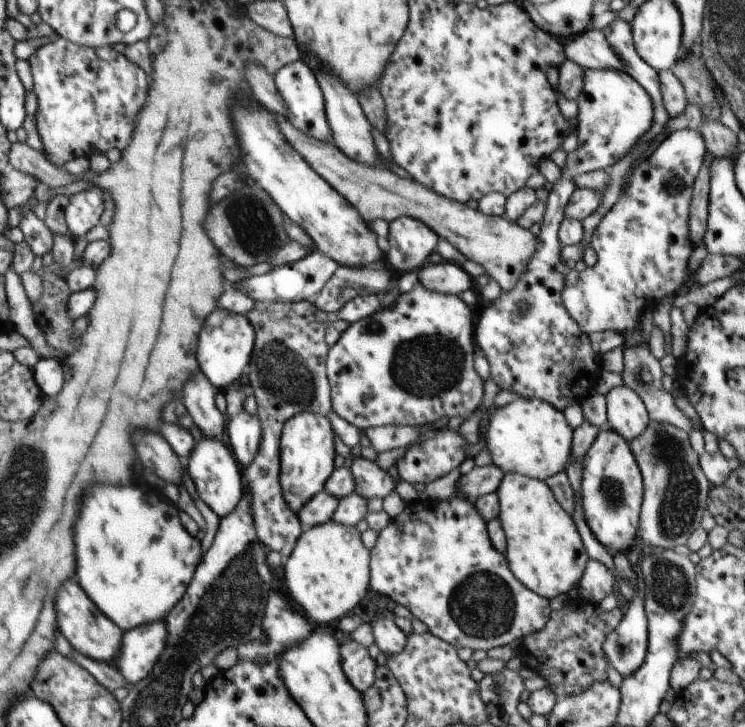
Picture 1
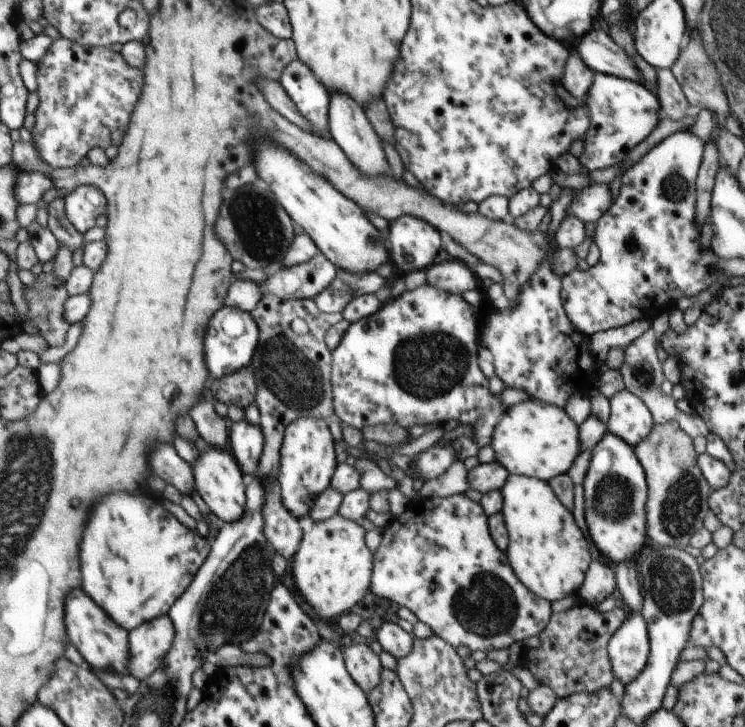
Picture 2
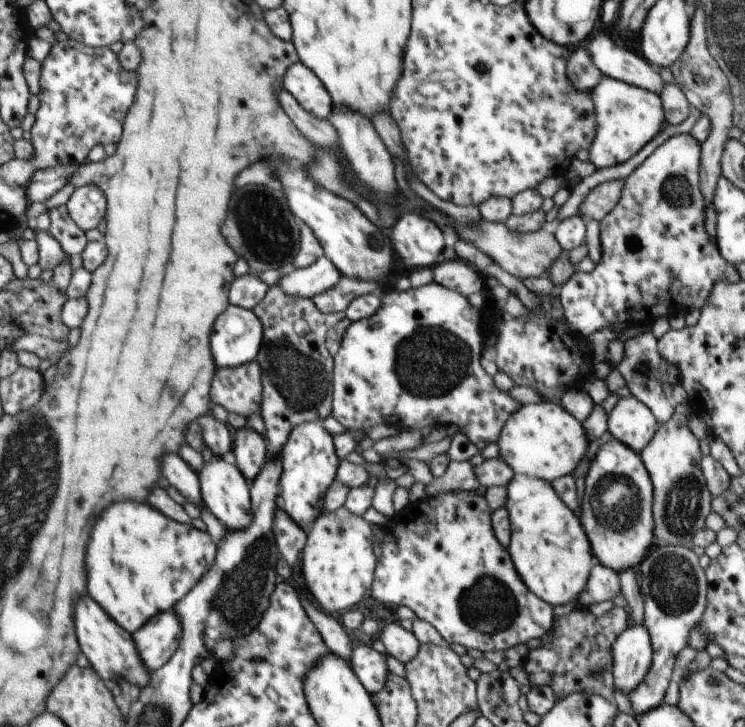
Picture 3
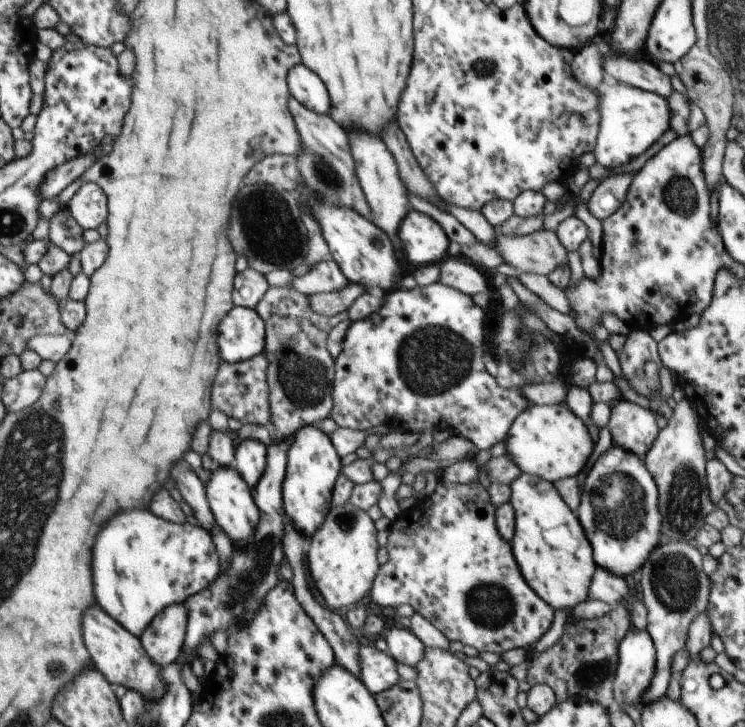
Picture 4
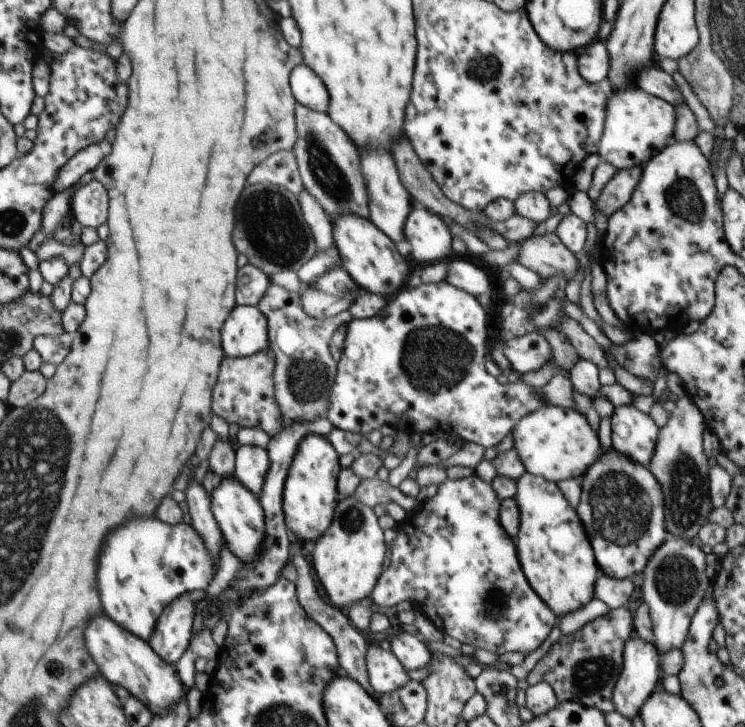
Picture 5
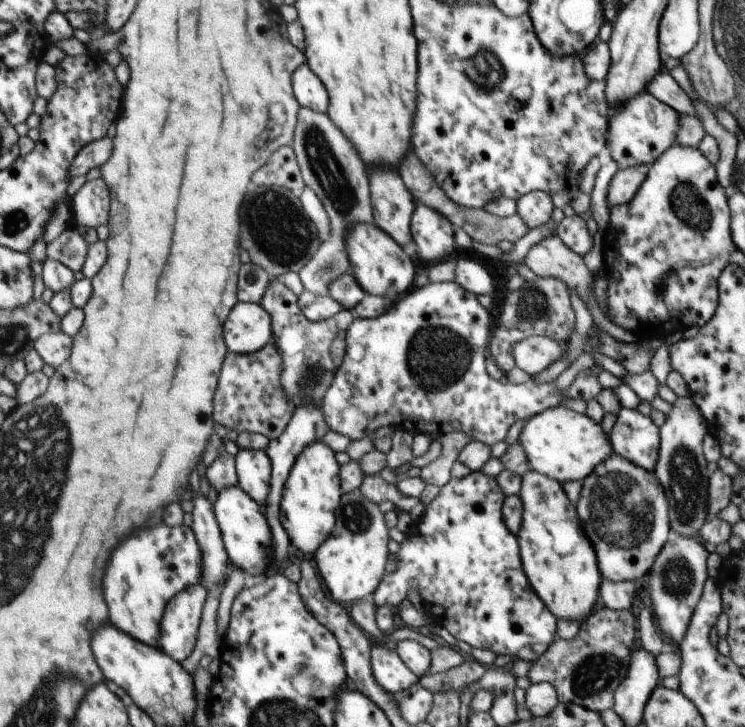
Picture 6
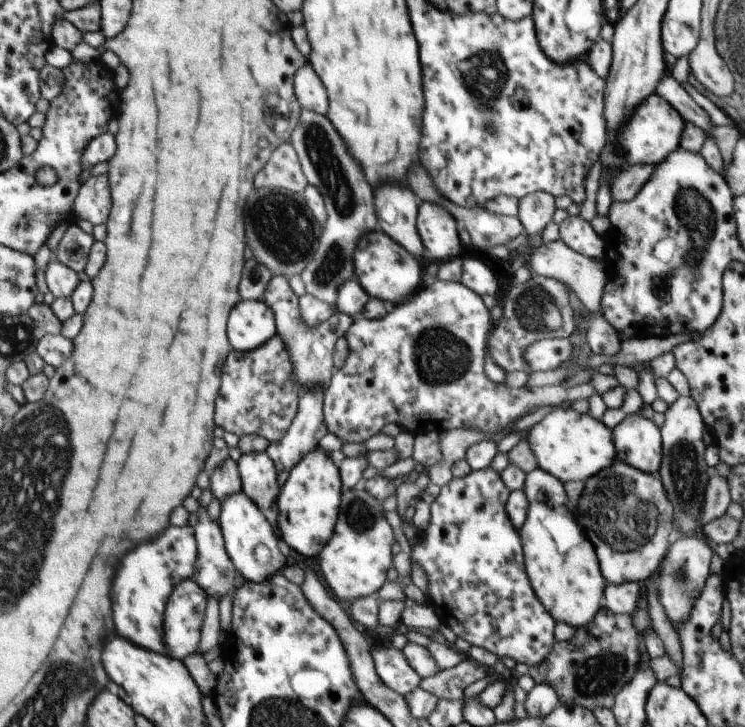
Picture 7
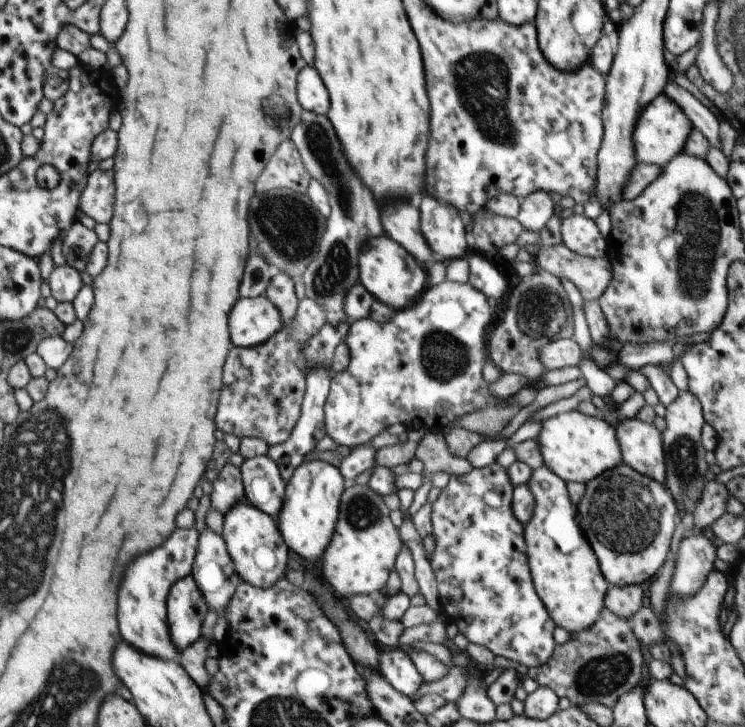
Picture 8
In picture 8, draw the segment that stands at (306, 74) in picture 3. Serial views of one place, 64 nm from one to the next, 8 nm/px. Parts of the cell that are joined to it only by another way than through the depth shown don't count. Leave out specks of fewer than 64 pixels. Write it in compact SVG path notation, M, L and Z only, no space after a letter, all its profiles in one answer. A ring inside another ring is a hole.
M305 66L297 77L298 102L306 107L306 111L317 115L326 115L329 112L332 100L324 80L313 66Z

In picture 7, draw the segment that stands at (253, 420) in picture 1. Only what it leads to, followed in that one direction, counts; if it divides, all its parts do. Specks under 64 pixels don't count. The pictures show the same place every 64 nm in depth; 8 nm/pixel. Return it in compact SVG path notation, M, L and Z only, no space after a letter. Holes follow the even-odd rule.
M267 452L242 454L239 466L243 478L244 491L271 515L280 496L276 464Z

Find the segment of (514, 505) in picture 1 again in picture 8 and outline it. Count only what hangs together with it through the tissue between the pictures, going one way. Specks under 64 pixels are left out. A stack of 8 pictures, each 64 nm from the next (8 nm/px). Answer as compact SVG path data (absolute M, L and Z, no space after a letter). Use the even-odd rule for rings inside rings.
M542 465L532 471L532 476L527 482L536 506L534 506L534 514L532 518L524 525L524 540L526 540L526 554L528 556L528 564L530 564L530 572L532 574L532 582L540 600L544 603L550 618L558 626L562 626L571 634L590 630L597 624L598 618L601 617L602 609L605 606L606 593L609 592L609 582L602 576L600 566L598 566L598 558L594 556L588 539L582 534L582 526L580 520L576 520L576 506L570 500L566 482L557 474L554 474L546 465Z

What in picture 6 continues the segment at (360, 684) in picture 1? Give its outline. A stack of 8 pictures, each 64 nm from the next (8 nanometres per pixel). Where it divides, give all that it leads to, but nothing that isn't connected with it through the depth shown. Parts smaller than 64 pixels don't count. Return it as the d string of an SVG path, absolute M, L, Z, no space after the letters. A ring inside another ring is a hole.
M372 646L370 662L372 662L374 680L386 692L392 692L392 694L404 692L419 681L419 677L406 666L405 662L402 662L396 650L389 650L384 646Z

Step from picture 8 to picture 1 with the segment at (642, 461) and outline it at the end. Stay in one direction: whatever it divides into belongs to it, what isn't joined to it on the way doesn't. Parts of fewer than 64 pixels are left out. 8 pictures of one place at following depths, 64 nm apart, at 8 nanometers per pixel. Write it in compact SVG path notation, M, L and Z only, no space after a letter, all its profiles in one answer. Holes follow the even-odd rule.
M623 384L612 388L605 398L609 428L623 435L626 442L641 437L649 428L649 410L637 391Z

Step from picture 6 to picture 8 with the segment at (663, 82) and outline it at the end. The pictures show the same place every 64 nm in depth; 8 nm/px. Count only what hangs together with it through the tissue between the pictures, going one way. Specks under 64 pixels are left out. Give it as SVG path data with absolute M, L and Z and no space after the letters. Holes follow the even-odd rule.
M668 82L668 86L664 88L663 93L668 98L672 98L685 111L694 128L704 134L711 146L722 148L719 120L708 107L704 106L688 90L678 86L675 82Z

